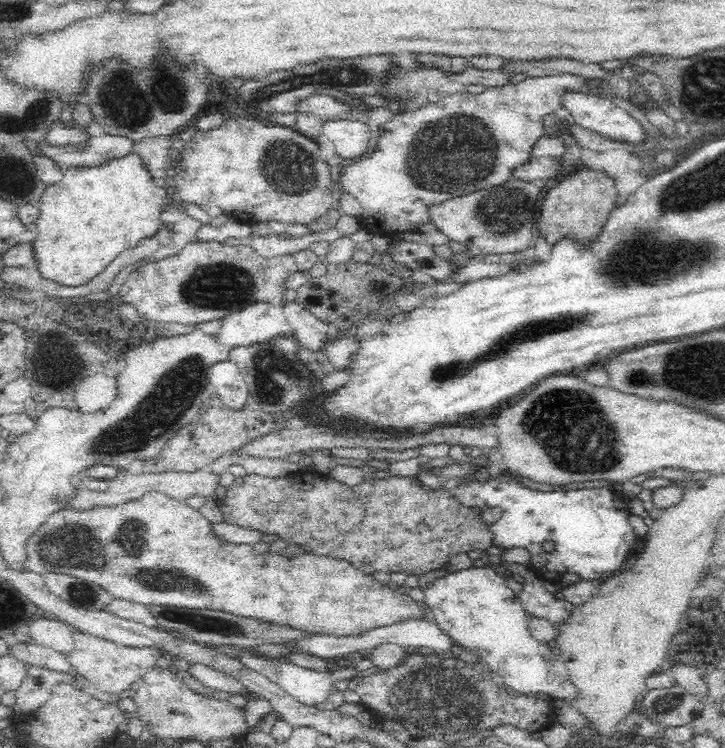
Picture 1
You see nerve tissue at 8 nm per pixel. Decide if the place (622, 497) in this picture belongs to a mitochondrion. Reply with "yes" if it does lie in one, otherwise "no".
no

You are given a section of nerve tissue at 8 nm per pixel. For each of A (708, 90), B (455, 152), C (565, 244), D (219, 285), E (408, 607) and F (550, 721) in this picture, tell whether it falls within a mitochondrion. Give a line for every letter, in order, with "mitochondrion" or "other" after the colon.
A: mitochondrion
B: mitochondrion
C: other
D: mitochondrion
E: other
F: other

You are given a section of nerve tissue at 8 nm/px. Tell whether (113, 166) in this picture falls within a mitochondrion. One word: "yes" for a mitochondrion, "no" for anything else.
no

